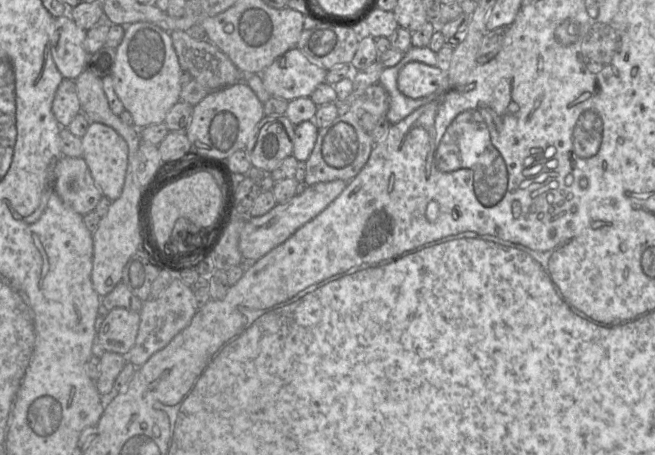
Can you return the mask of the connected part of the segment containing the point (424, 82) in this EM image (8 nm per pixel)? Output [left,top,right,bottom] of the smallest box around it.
[397,62,454,99]

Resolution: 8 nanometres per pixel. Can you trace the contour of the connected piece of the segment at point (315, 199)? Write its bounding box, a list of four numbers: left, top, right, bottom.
[239,180,348,263]

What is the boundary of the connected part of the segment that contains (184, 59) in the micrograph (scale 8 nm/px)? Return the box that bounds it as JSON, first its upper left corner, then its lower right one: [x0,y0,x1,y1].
[170,31,243,90]

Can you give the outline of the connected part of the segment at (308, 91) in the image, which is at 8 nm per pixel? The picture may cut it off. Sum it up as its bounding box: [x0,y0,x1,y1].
[262,48,327,101]

